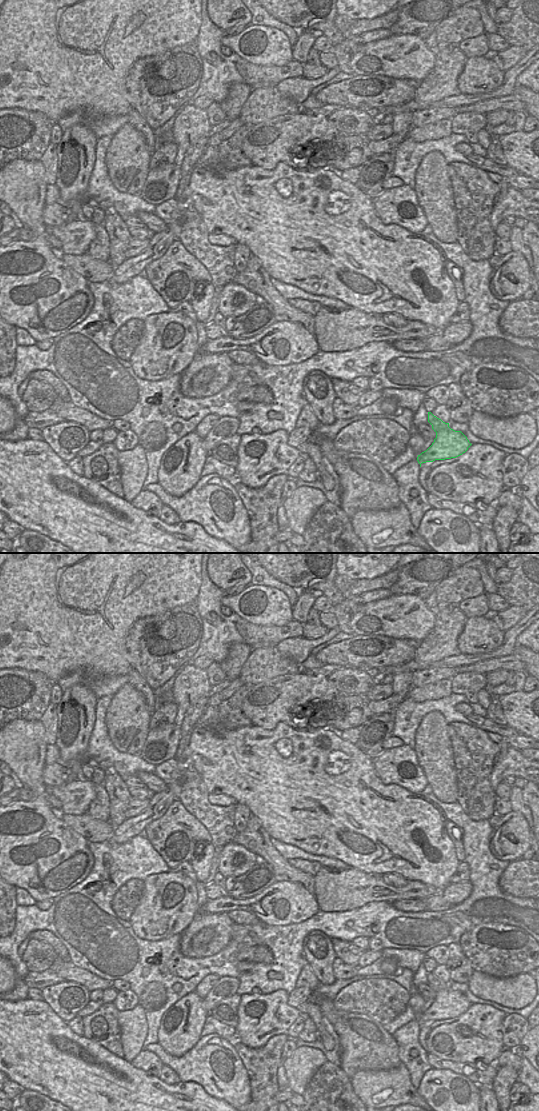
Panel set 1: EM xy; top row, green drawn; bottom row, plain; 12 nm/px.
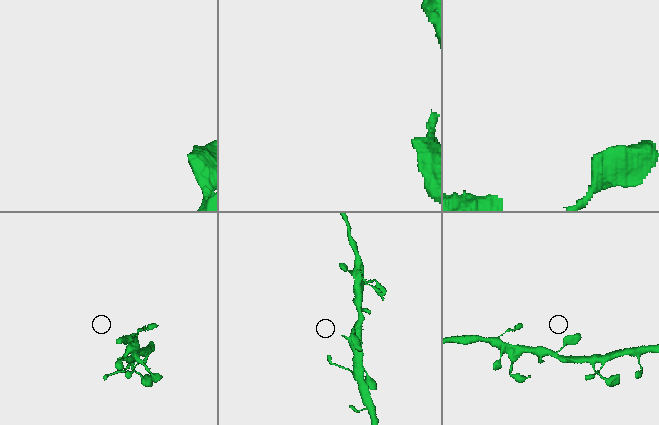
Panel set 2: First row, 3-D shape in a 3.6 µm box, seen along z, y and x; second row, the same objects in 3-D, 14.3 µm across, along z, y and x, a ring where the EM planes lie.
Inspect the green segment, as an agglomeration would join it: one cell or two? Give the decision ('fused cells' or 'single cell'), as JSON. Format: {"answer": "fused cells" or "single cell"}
{"answer": "single cell"}

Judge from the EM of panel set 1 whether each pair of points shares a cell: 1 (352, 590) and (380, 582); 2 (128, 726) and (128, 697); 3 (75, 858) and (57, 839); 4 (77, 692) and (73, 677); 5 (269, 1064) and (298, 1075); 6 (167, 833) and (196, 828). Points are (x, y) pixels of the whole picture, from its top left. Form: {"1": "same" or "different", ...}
{"1": "same", "2": "same", "3": "same", "4": "different", "5": "different", "6": "same"}

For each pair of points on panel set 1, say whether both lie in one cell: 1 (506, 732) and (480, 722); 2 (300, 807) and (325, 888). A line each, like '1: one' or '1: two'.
1: one
2: two

